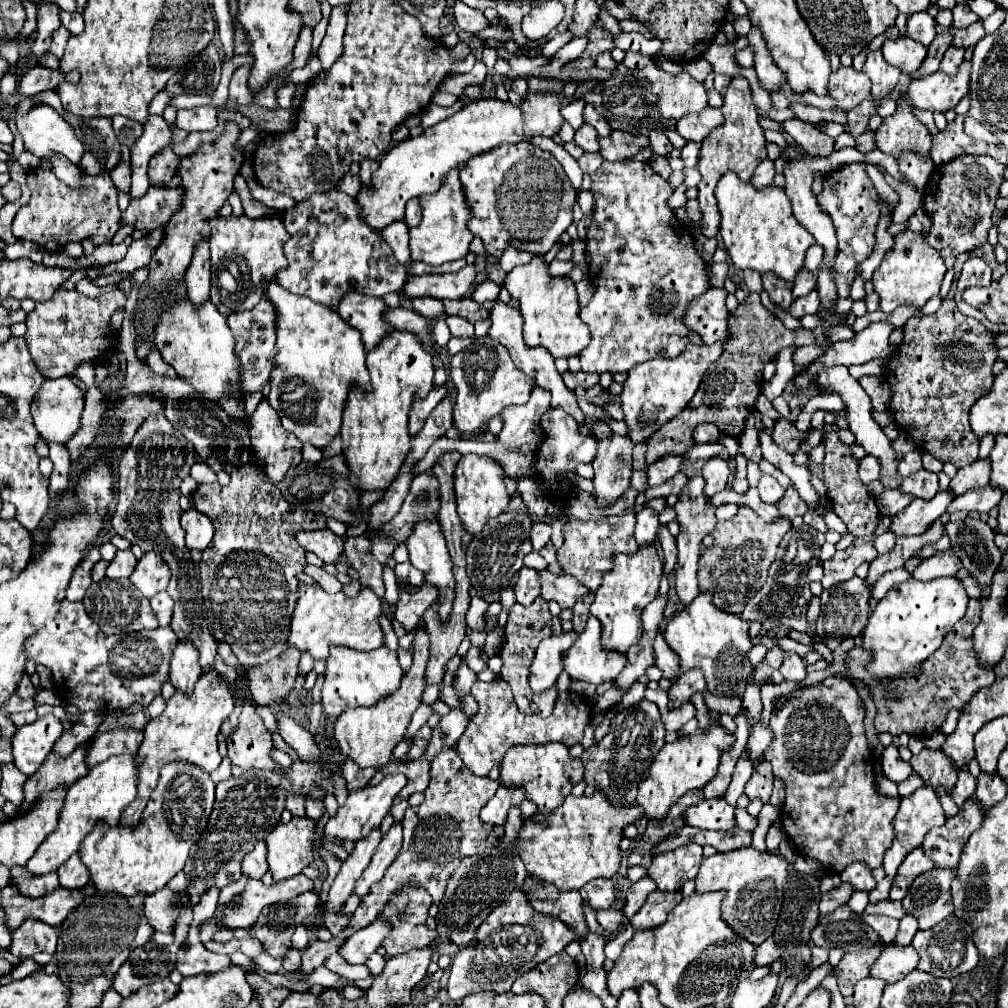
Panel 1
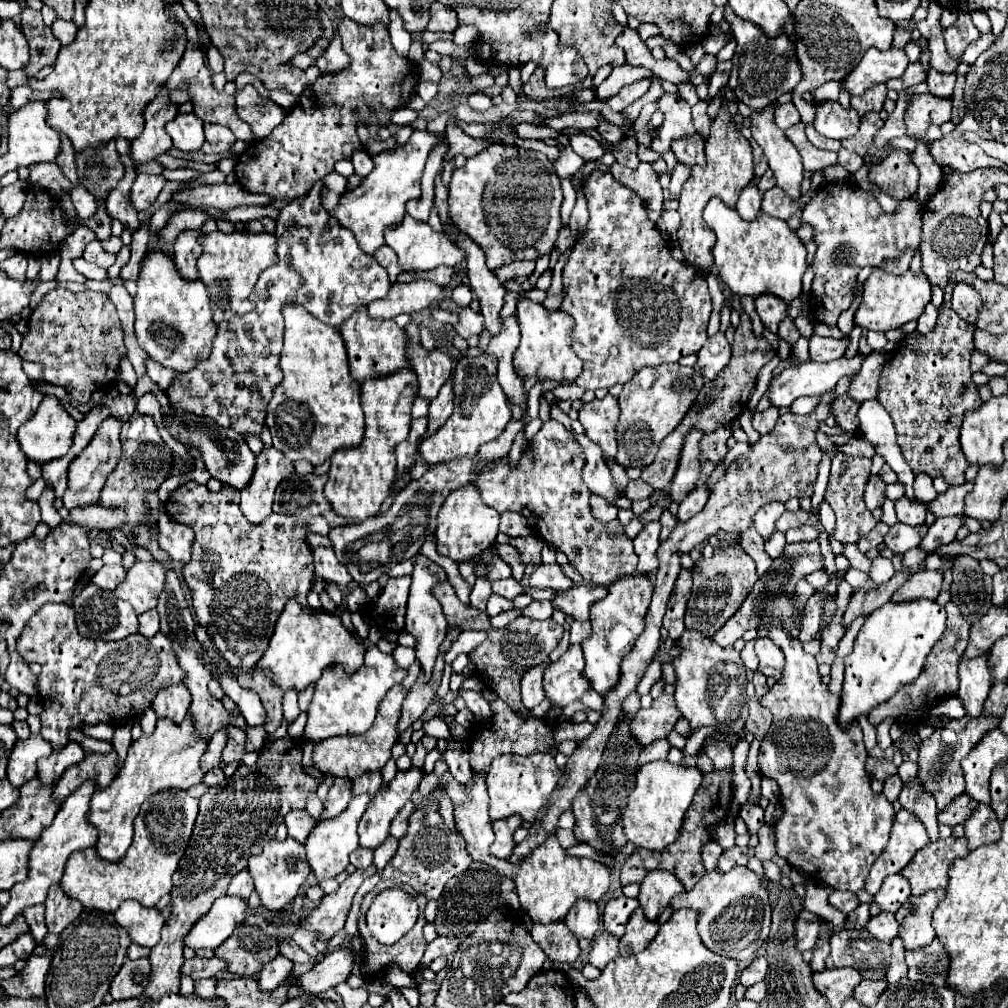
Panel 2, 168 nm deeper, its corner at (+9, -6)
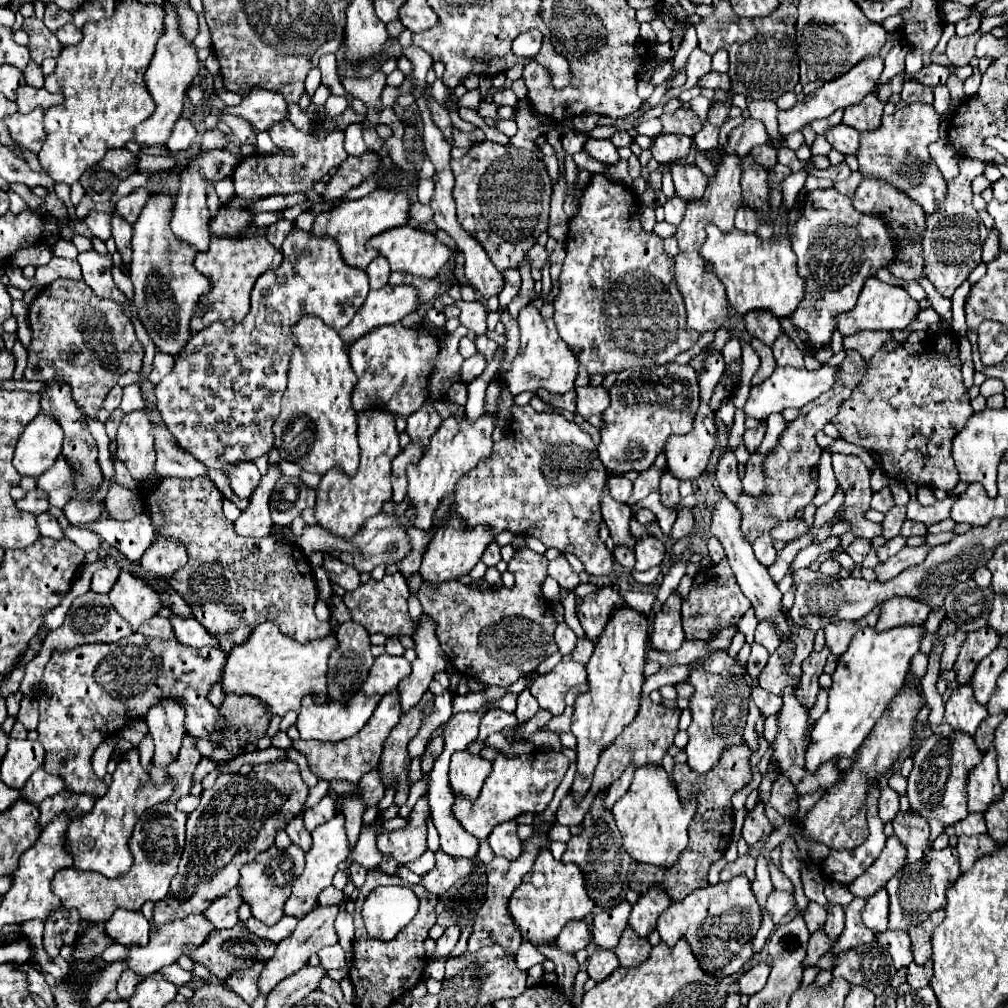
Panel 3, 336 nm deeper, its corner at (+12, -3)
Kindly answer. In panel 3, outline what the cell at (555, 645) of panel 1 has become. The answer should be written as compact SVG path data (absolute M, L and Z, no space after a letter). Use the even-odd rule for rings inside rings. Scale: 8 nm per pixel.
M522 692L520 696L518 696L518 706L516 706L516 712L514 712L514 716L518 718L518 724L524 724L524 722L528 722L536 712L538 712L538 702L534 700L534 696L530 694L530 692Z

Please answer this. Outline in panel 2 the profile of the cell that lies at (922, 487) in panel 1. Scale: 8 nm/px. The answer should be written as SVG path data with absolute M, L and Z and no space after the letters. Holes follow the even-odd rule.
M905 495L895 499L895 511L897 511L897 519L905 525L919 525L925 521L925 505L917 499L907 499Z

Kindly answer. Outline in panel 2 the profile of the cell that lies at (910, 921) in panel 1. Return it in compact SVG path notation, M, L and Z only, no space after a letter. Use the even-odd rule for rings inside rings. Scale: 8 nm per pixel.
M895 937L891 941L891 965L887 969L889 983L893 983L893 981L897 983L899 979L907 977L907 965L905 965L905 959L903 959L903 951L905 951L903 941L899 937Z

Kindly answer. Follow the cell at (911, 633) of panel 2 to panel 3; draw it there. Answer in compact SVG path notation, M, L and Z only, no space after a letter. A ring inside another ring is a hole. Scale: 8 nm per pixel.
M862 628L856 632L844 656L838 658L838 668L832 676L834 684L828 692L828 710L814 724L810 734L812 740L804 758L806 772L814 774L824 762L850 758L858 750L896 696L896 690L900 690L906 672L910 670L912 656L920 648L922 632L924 628L892 628L882 634L878 634L874 628Z

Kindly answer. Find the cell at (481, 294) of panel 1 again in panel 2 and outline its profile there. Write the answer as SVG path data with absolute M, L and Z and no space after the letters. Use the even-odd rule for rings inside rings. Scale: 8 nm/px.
M459 285L459 287L453 291L453 301L455 301L459 307L469 307L469 303L473 301L473 291L471 291L467 285Z

